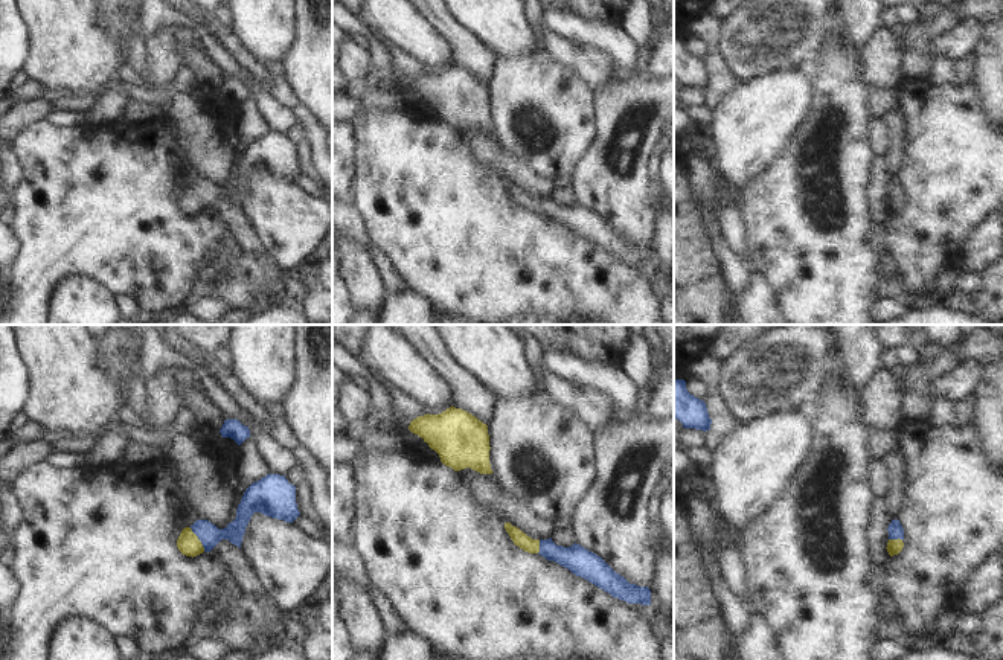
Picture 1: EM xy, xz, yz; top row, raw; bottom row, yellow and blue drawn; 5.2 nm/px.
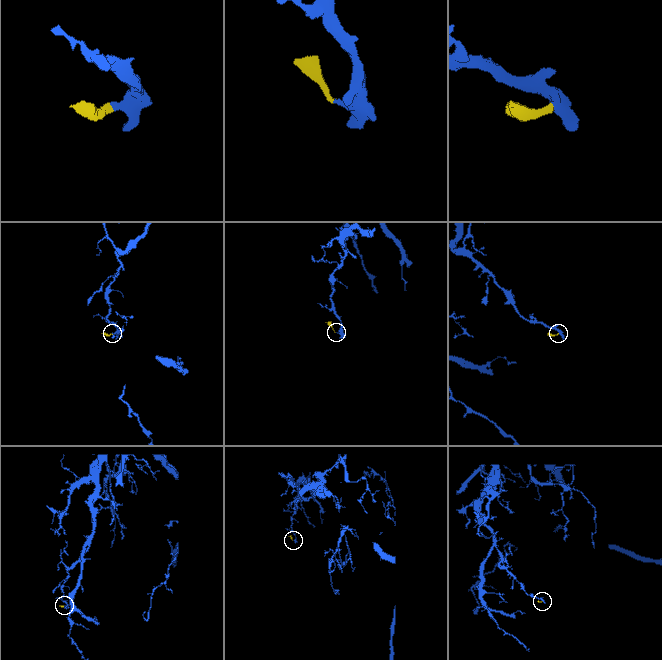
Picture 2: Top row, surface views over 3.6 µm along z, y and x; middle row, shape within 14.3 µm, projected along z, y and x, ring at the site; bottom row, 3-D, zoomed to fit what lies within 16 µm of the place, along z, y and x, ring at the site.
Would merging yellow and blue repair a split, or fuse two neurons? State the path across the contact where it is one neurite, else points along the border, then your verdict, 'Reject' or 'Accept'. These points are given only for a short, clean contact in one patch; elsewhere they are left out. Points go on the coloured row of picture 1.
Path across: xy (188, 543), (198, 540), (209, 535). Accept

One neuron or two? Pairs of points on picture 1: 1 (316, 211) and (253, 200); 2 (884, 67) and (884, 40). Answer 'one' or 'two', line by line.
1: one
2: one

